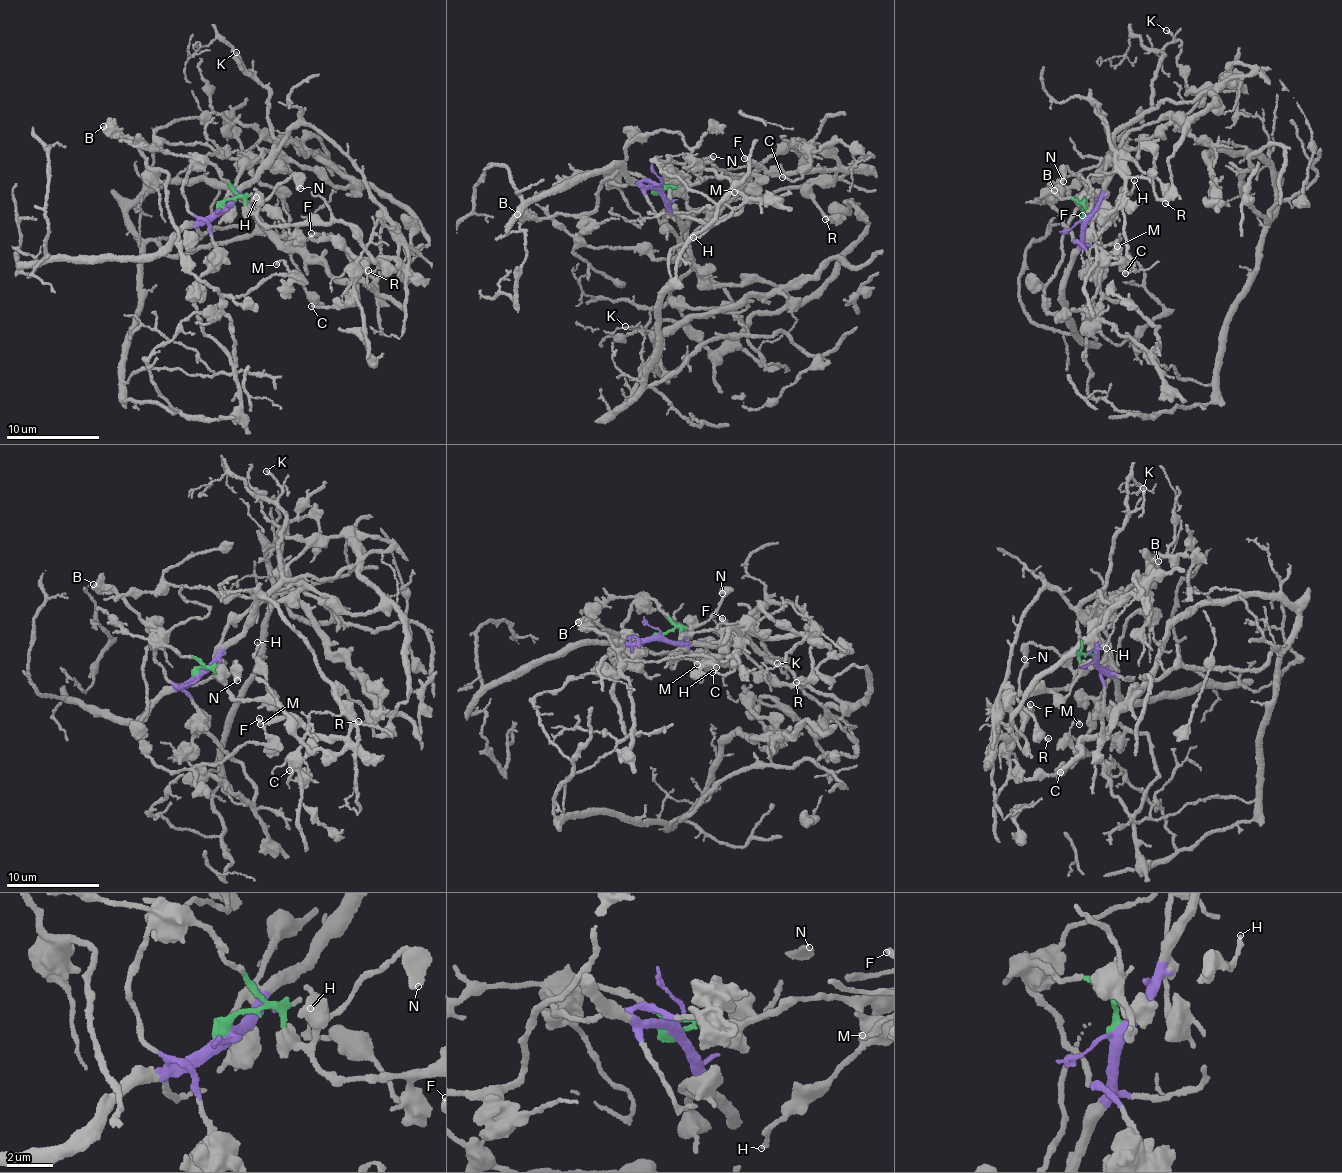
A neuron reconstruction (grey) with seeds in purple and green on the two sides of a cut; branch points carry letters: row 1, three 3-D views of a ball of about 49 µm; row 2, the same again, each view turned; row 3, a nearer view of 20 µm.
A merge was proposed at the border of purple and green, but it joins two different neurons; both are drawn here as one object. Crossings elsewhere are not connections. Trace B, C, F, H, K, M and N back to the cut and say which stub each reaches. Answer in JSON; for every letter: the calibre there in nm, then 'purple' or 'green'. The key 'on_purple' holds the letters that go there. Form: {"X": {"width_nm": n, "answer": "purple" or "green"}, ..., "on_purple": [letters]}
{"B": {"width_nm": 500, "answer": "purple"}, "C": {"width_nm": 160, "answer": "green"}, "F": {"width_nm": 320, "answer": "green"}, "H": {"width_nm": 180, "answer": "green"}, "K": {"width_nm": 170, "answer": "purple"}, "M": {"width_nm": 200, "answer": "purple"}, "N": {"width_nm": 440, "answer": "green"}, "on_purple": ["B", "K", "M"]}

